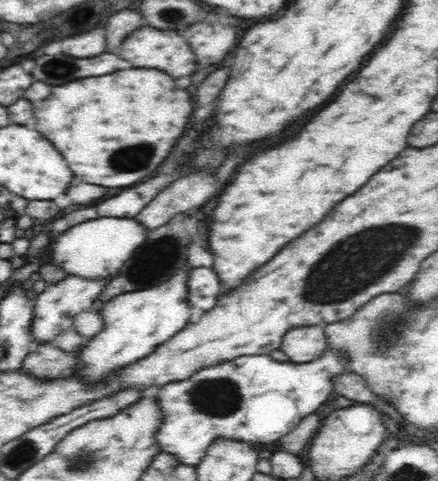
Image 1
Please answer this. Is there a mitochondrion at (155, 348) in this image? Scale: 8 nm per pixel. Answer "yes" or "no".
no

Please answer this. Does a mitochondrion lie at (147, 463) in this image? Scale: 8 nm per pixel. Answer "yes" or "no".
no

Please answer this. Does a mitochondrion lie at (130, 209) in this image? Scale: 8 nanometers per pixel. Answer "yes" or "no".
no

